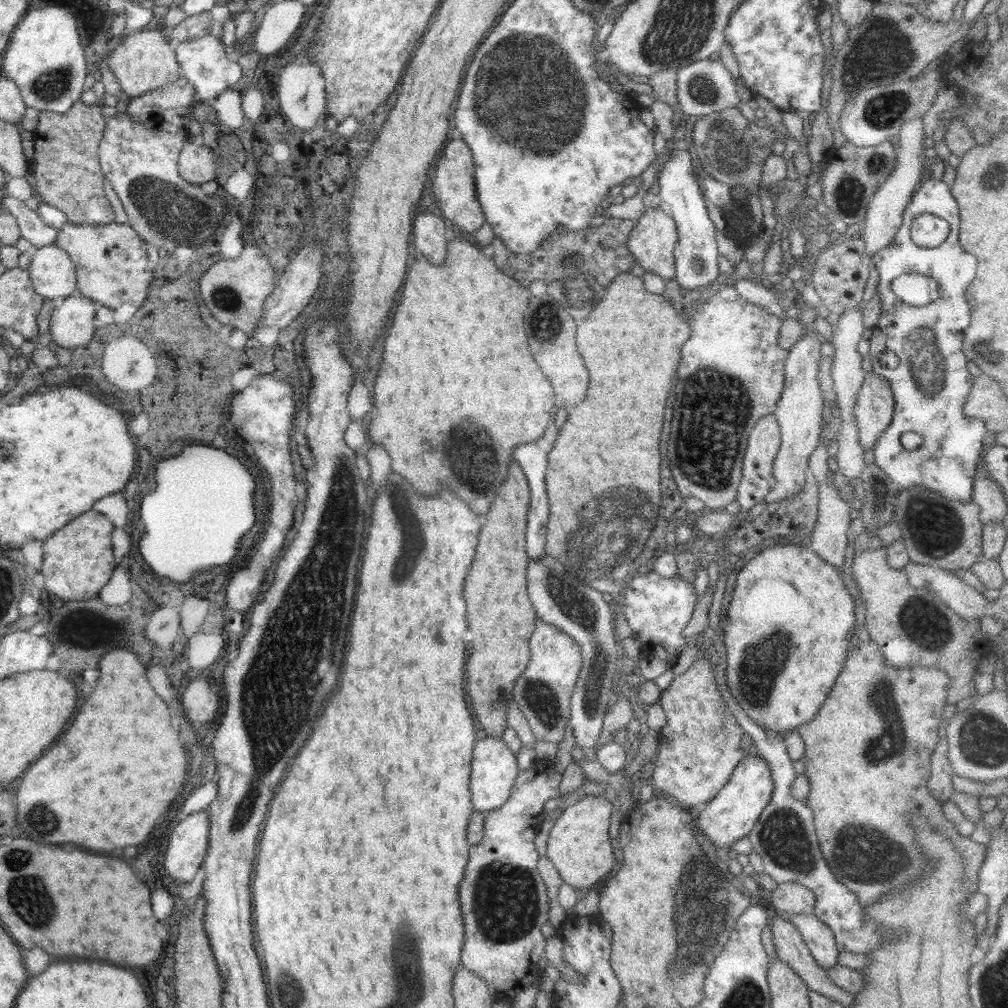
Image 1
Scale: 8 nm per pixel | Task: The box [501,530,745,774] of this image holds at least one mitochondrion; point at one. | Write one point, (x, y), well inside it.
(539, 696)

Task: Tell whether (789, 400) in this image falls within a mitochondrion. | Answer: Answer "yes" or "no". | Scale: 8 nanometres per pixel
no

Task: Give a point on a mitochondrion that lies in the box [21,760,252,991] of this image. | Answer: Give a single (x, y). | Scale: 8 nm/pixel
(52, 828)

